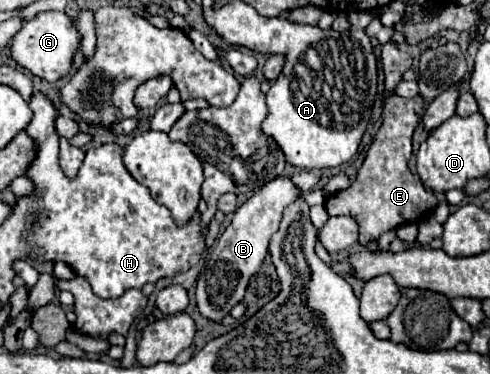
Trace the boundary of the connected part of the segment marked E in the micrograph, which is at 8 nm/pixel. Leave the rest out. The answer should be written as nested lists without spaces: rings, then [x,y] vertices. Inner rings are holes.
[[[392,95],[384,105],[384,121],[378,129],[362,167],[356,173],[356,179],[348,189],[336,191],[326,201],[328,215],[348,215],[354,217],[360,235],[358,243],[368,245],[376,241],[382,233],[396,229],[404,223],[418,223],[426,219],[438,205],[438,199],[432,191],[428,191],[422,181],[410,173],[408,159],[412,155],[412,133],[420,123],[424,113],[424,97],[416,95],[412,99],[404,99]]]

